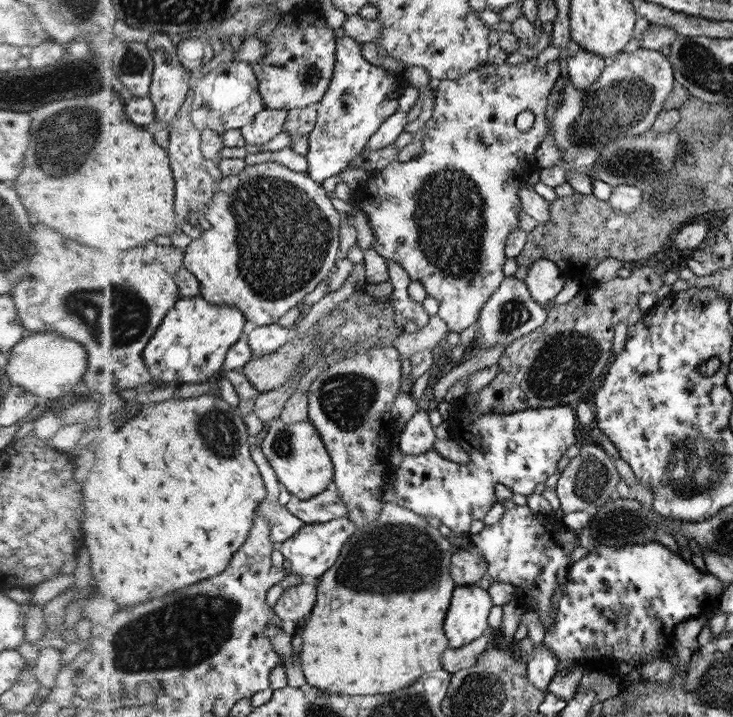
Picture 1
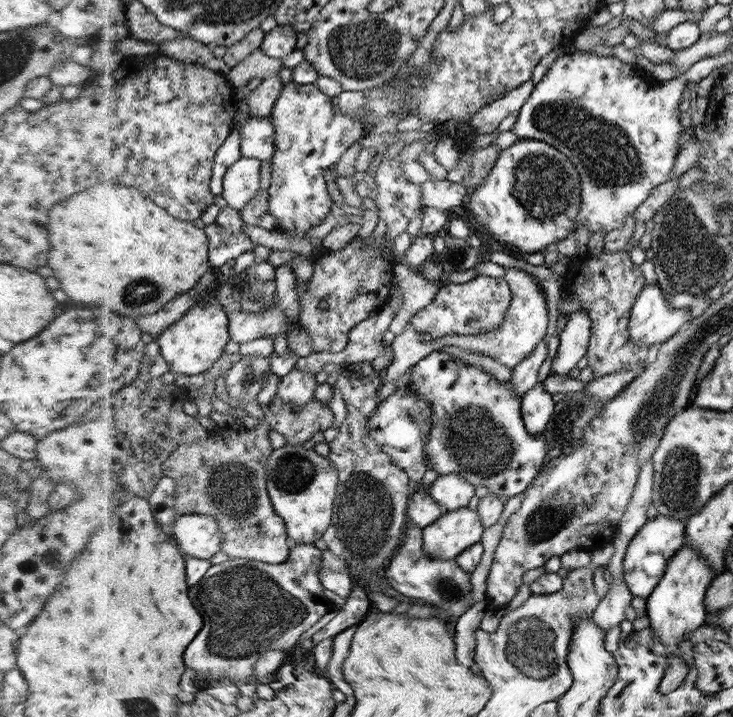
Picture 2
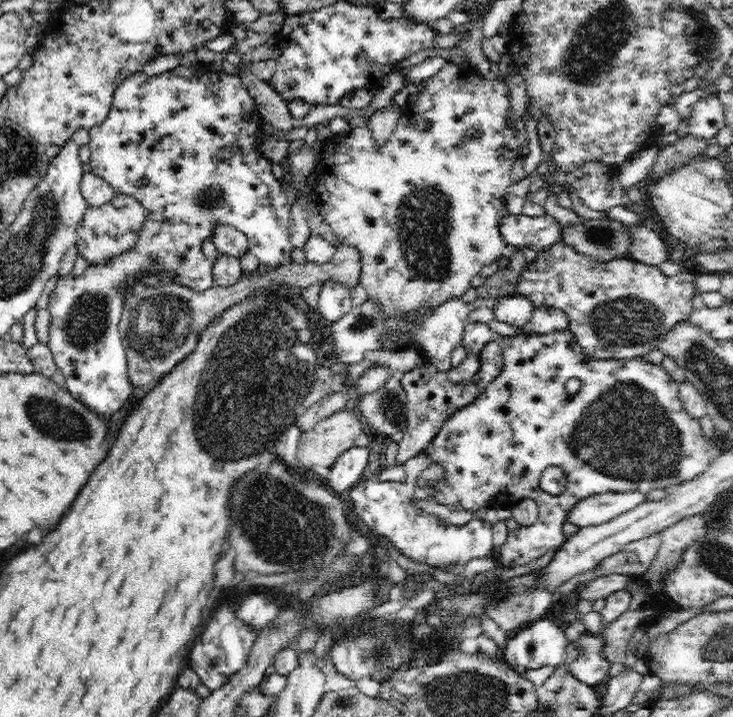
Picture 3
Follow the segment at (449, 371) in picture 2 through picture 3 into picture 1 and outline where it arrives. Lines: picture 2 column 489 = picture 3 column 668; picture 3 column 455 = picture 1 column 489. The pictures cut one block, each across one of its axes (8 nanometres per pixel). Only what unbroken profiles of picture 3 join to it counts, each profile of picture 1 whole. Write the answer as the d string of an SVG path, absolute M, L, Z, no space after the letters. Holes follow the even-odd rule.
M494 364L474 372L467 379L466 394L453 401L455 406L461 406L461 410L455 409L448 419L453 422L449 429L451 436L470 455L470 462L453 463L432 449L419 455L403 455L396 476L392 476L397 506L422 517L441 520L442 525L451 529L454 535L466 533L471 528L472 520L482 522L490 506L496 502L492 492L494 484L502 483L506 491L528 497L540 482L546 482L548 476L556 472L558 460L564 456L566 448L576 442L577 416L570 405L510 414L488 412L472 418L470 408L462 406L470 406L477 398L478 391L495 379L498 370L499 367Z

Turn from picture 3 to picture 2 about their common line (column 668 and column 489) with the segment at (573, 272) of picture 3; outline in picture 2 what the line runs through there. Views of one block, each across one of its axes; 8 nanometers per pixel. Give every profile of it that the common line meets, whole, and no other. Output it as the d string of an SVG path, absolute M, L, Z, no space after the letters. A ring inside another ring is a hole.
M476 275L462 284L443 281L434 300L409 320L415 331L422 336L440 338L446 334L480 335L500 327L506 312L512 306L513 294L508 280L504 277Z

